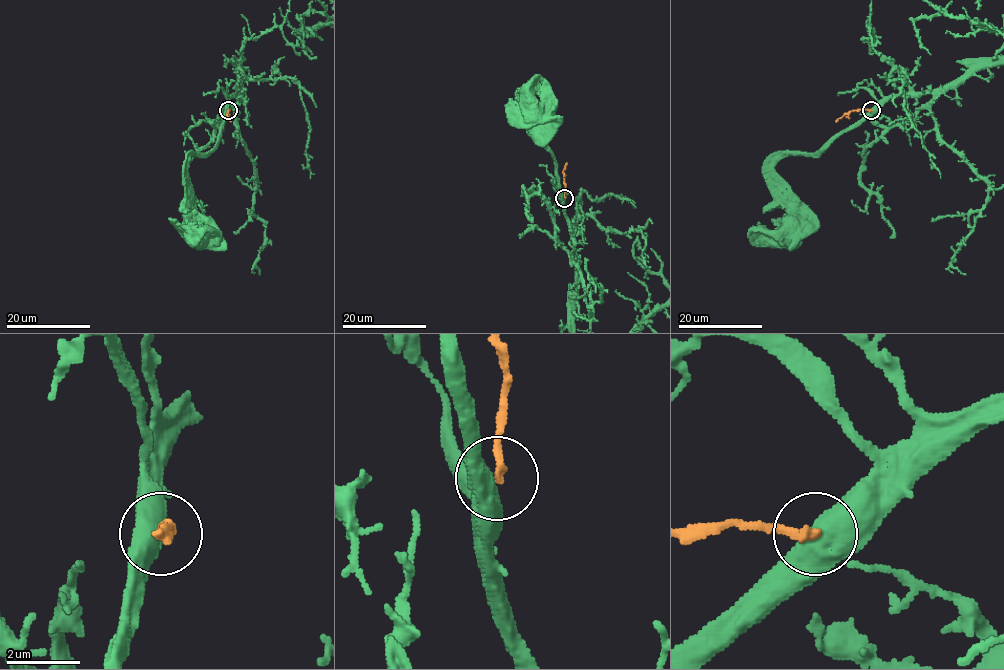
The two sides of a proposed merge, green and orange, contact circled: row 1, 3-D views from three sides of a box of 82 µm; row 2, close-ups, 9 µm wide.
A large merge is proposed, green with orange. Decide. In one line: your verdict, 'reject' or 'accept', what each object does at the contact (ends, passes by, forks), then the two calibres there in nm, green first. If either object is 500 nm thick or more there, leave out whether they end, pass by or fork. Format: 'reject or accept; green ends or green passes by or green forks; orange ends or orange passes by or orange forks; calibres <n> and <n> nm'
reject; calibres 600 and 200 nm

